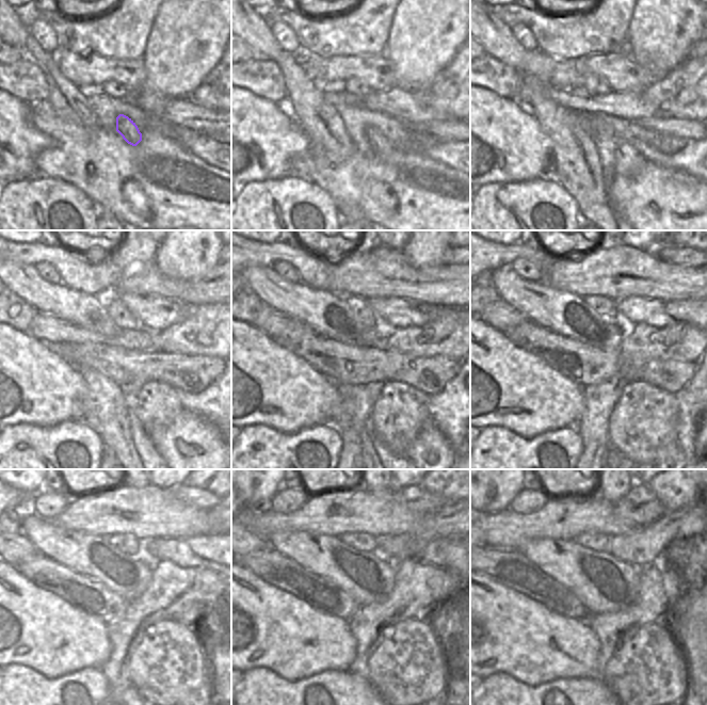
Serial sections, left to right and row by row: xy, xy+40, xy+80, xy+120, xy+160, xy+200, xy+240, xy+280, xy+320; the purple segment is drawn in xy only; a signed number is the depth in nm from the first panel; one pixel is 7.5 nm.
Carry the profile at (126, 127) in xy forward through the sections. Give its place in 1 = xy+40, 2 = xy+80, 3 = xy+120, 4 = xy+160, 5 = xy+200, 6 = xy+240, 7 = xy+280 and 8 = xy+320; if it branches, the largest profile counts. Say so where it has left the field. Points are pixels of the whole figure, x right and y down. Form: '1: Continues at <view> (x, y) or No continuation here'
1: Continues at xy+40 (381, 146)
2: Continues at xy+80 (628, 161)
3: Continues at xy+120 (158, 403)
4: Continues at xy+160 (401, 411)
5: Continues at xy+200 (644, 418)
6: Continues at xy+240 (170, 662)
7: Continues at xy+280 (408, 668)
8: Continues at xy+320 (646, 671)

